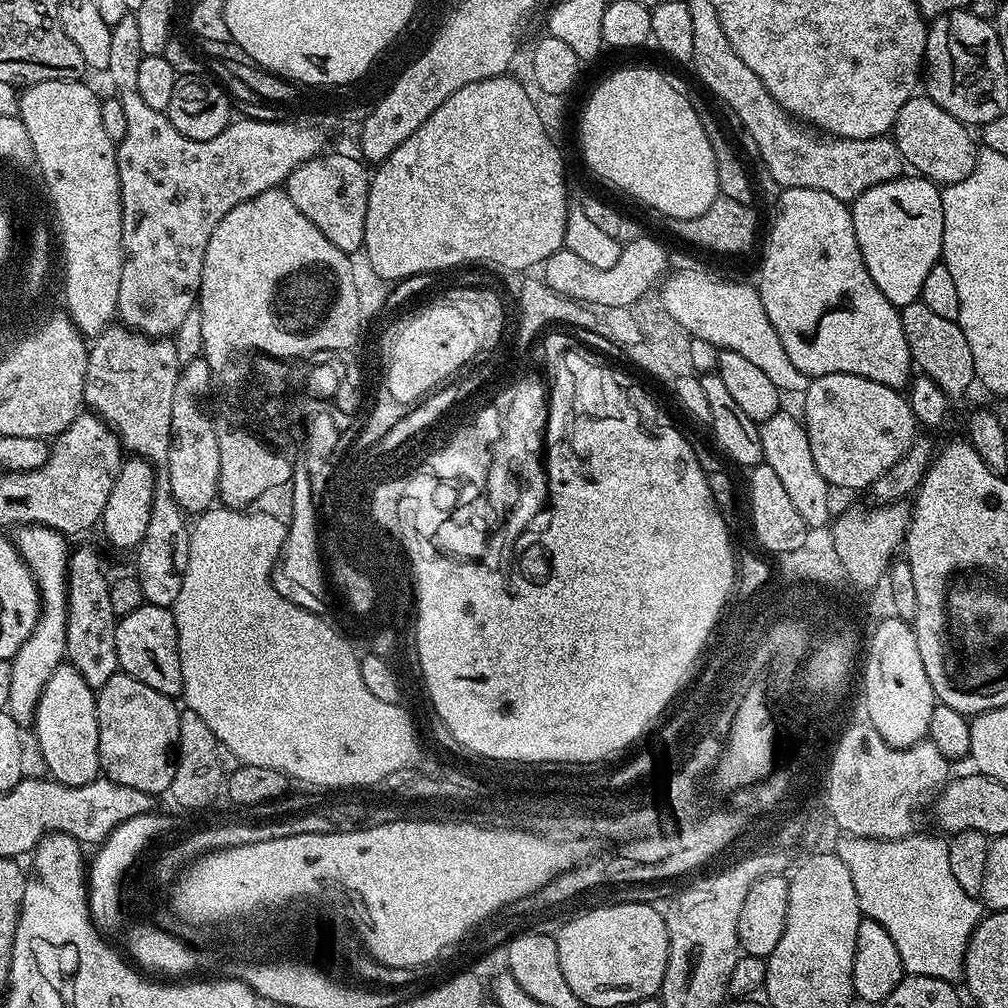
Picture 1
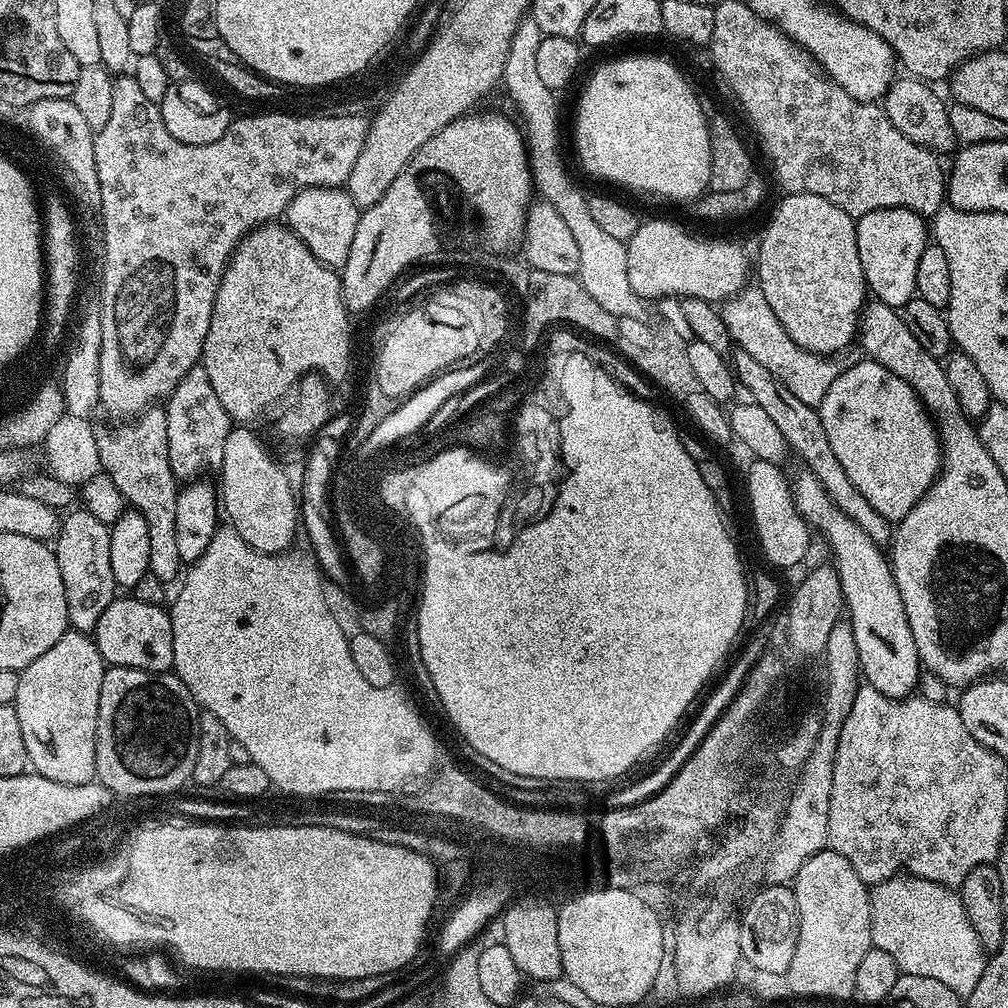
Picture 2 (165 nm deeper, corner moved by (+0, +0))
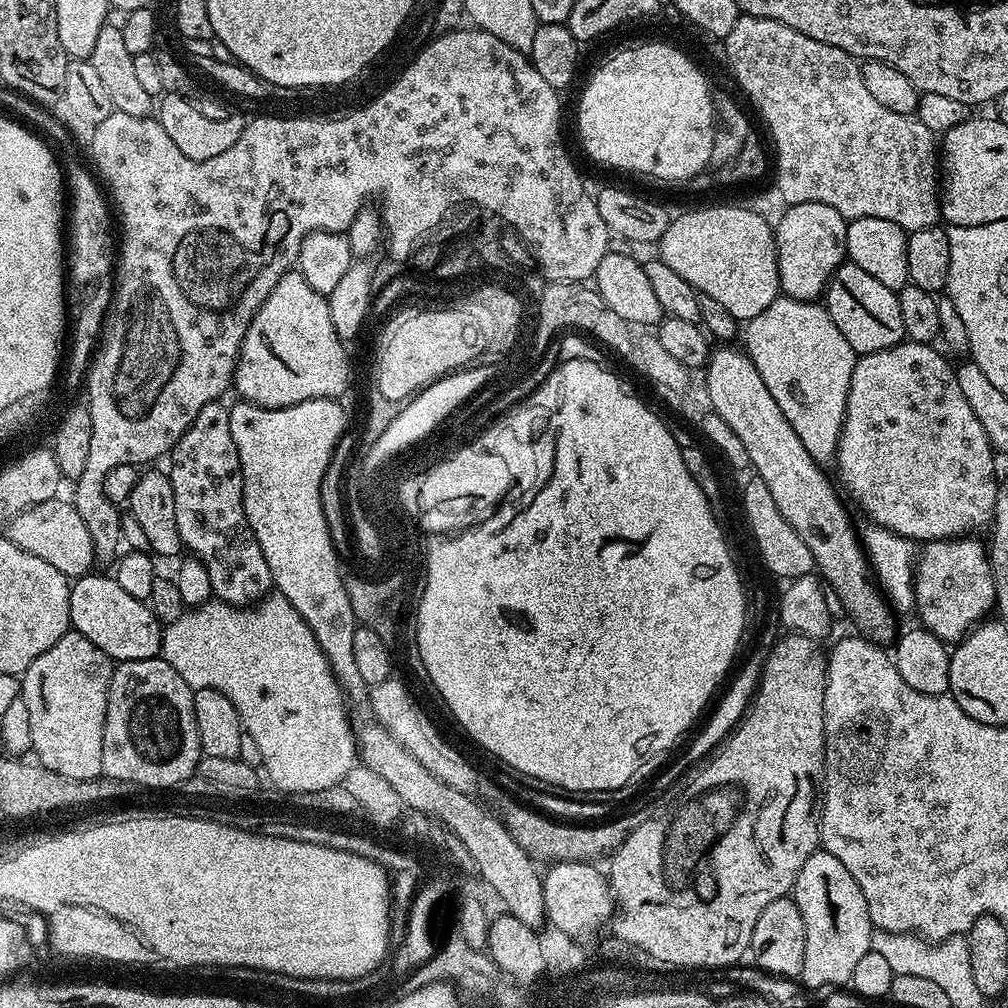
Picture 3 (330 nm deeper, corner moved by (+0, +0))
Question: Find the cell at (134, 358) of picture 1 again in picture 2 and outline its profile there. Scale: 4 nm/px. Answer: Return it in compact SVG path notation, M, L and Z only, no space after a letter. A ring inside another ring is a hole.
M160 406L148 408L139 416L120 422L117 428L95 433L94 456L100 459L99 467L118 486L125 501L146 518L150 537L149 573L159 580L171 582L182 572L177 551L175 514L178 503L178 479L171 472L167 450L167 414Z

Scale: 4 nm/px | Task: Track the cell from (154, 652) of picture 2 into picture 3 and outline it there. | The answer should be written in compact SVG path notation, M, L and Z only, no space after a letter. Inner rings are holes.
M85 574L71 585L68 615L71 627L94 642L113 662L157 659L162 652L162 625L151 607L143 600L130 598L111 575L92 575Z

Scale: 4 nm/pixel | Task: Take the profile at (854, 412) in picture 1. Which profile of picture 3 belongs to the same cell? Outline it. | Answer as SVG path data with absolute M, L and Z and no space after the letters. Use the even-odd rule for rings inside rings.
M905 342L894 346L891 350L881 352L865 352L859 357L854 366L853 376L850 378L848 400L845 402L845 412L838 429L838 443L836 445L834 463L840 467L839 483L852 491L854 499L860 503L860 508L869 516L873 525L888 528L898 536L906 537L913 542L927 542L929 540L951 540L957 536L976 534L979 528L987 529L991 525L996 513L996 476L997 453L986 436L982 422L974 414L966 397L959 387L956 368L948 365L948 360L931 344L914 344Z

